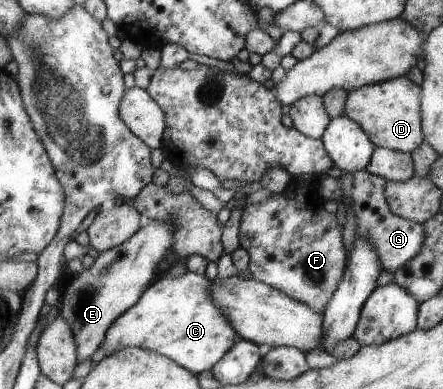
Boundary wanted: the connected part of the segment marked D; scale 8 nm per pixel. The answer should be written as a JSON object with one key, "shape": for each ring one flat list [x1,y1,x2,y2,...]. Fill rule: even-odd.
{"shape":[[407,76,353,90,347,98,345,115,360,123,377,148,413,153,426,141,422,119,422,87]]}

